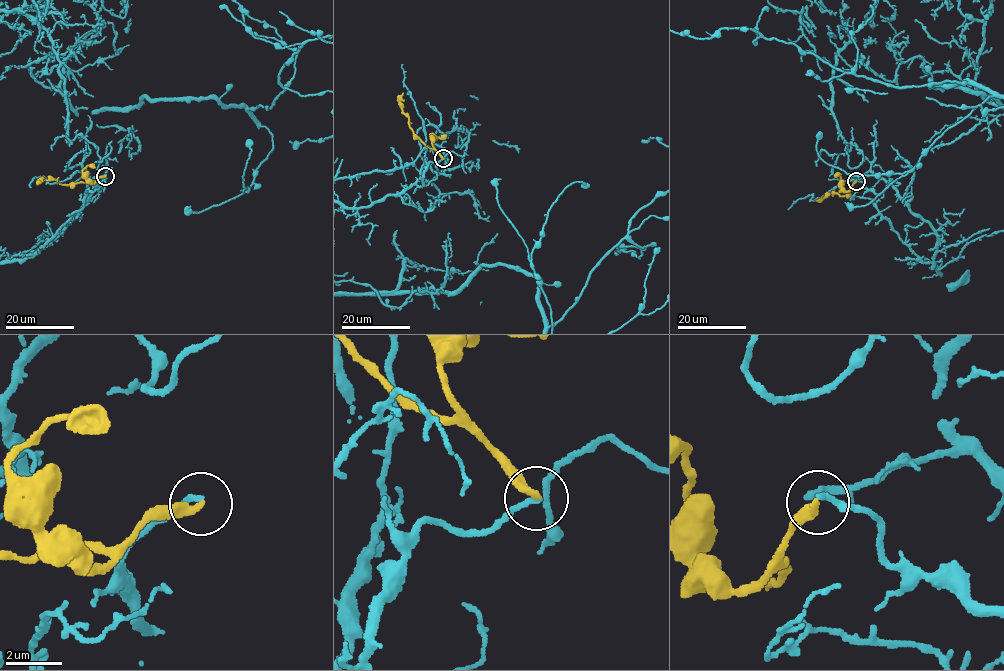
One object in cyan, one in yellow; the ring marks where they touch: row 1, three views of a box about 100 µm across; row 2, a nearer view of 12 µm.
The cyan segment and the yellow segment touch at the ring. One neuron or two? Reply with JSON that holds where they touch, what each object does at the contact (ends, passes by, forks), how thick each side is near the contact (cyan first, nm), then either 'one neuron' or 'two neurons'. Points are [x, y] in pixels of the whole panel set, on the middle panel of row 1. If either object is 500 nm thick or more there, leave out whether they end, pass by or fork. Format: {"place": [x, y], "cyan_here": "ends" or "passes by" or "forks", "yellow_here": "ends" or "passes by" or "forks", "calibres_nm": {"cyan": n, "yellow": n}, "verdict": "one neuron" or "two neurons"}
{"place": [443, 158], "cyan_here": "ends", "yellow_here": "ends", "calibres_nm": {"cyan": 200, "yellow": 300}, "verdict": "two neurons"}

